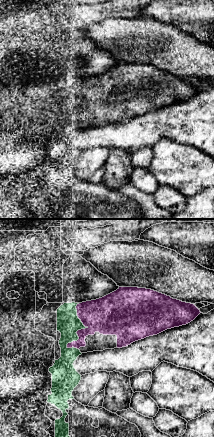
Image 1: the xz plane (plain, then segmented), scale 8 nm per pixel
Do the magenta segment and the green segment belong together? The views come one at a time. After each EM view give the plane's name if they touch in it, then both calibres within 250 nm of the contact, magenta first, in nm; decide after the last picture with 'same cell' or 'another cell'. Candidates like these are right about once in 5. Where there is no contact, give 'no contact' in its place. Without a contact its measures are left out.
xz | 320/190 nm

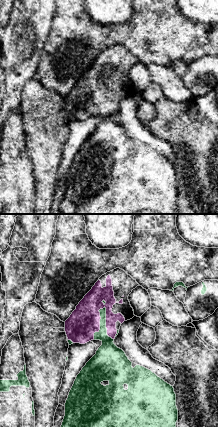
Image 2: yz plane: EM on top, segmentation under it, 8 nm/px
yz | 240/120 nm

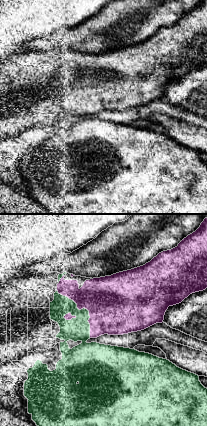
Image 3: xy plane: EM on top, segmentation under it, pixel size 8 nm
xy | 440/190 nm

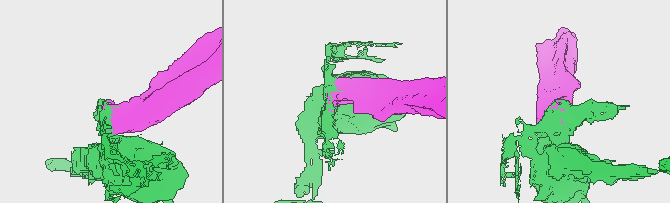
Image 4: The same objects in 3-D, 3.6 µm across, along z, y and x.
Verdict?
another cell

